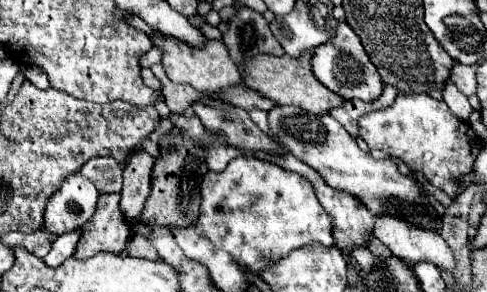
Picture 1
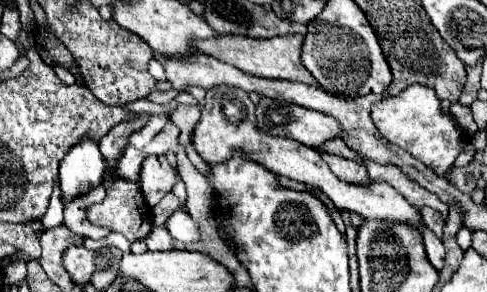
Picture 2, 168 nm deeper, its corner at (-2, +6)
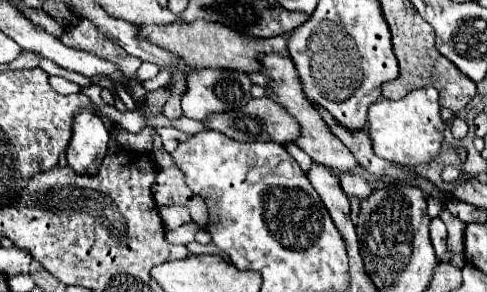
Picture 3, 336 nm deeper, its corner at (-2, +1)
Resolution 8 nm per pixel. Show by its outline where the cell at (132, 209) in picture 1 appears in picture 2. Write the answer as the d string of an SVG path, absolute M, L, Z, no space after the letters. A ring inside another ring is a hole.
M149 156L143 162L139 186L149 206L155 206L165 194L169 194L177 180L179 174L165 156Z

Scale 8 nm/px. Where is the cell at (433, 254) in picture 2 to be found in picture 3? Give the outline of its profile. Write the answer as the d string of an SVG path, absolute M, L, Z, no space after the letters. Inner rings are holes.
M439 217L431 219L431 243L433 243L437 259L441 259L443 253L447 251L447 231L445 231L445 225Z

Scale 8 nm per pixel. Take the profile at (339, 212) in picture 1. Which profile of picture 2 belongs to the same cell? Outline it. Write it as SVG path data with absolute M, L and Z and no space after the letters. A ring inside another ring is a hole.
M321 152L321 156L339 180L349 182L349 184L369 184L371 182L365 164L355 162L355 160L347 160L343 156L335 156L335 154L329 154L329 152Z

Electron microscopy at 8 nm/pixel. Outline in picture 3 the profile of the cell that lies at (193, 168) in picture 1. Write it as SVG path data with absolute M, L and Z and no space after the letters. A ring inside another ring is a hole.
M167 205L167 207L161 207L161 209L159 209L159 215L161 215L163 225L165 225L167 231L177 229L177 227L181 227L183 223L189 223L189 221L191 221L189 211L187 211L187 207L183 207L183 205Z

